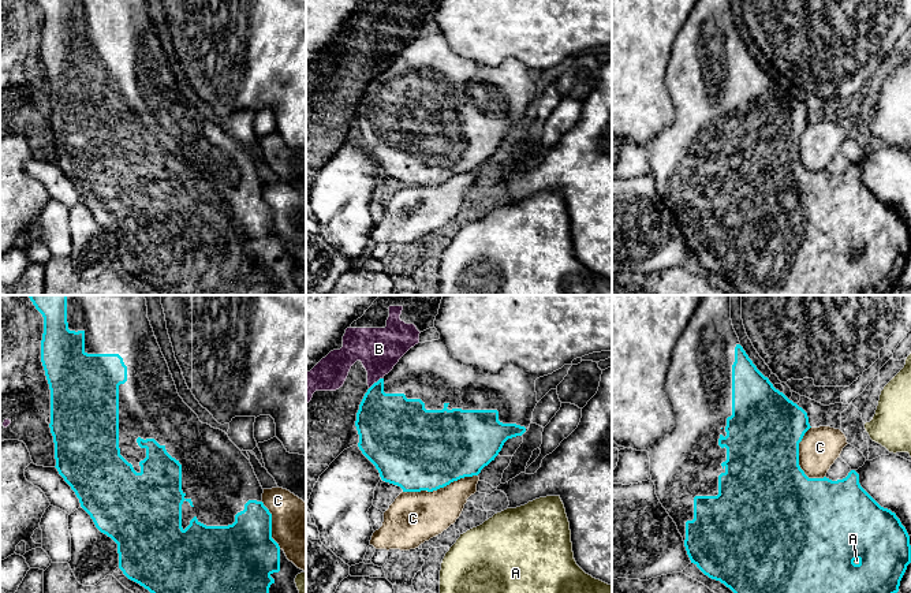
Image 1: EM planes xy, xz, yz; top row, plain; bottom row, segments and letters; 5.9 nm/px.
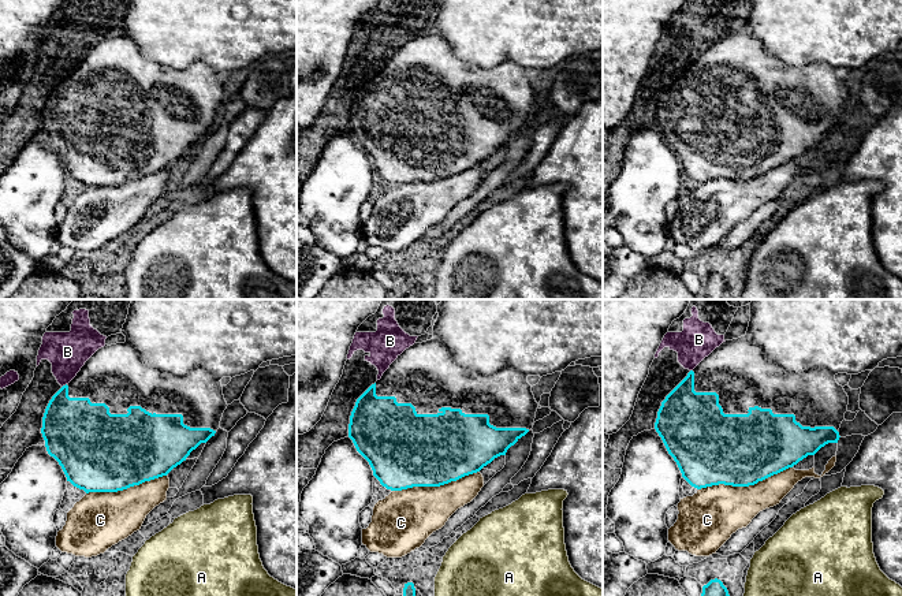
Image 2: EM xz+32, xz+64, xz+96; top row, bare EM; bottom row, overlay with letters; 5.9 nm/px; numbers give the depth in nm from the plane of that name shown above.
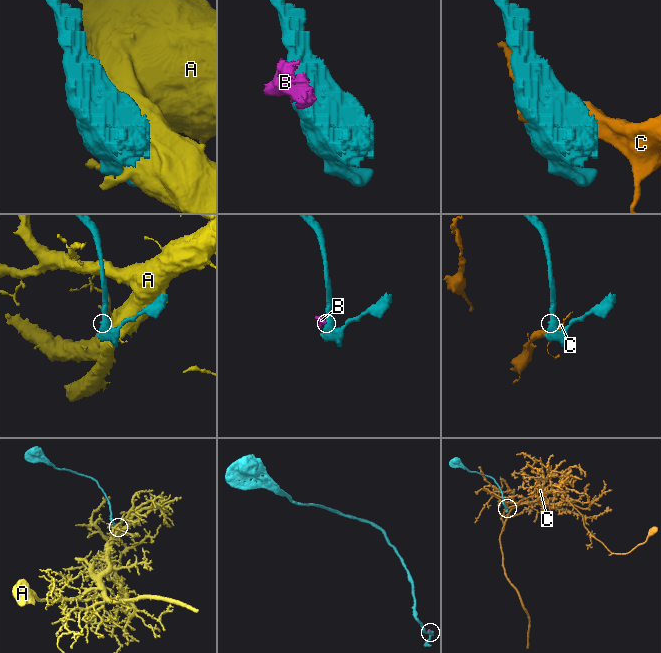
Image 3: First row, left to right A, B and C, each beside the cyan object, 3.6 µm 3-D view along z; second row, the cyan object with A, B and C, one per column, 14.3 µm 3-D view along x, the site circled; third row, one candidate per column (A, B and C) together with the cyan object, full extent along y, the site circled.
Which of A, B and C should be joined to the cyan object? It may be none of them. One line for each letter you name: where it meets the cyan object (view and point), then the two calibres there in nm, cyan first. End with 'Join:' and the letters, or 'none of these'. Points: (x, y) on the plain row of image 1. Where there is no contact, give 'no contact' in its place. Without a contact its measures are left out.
Join: none of these

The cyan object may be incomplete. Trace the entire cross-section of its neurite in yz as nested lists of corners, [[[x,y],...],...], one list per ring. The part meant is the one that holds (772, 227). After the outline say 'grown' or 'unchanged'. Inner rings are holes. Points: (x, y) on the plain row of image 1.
[[[612,0],[612,134],[624,142],[647,145],[650,152],[650,169],[656,179],[656,189],[677,220],[683,231],[687,249],[705,269],[720,275],[729,281],[742,295],[885,295],[899,286],[900,275],[911,257],[910,230],[900,213],[888,202],[881,201],[859,178],[859,168],[851,164],[843,174],[809,172],[799,160],[799,137],[810,123],[807,107],[776,83],[753,55],[748,52],[731,14],[731,0]]]; grown

